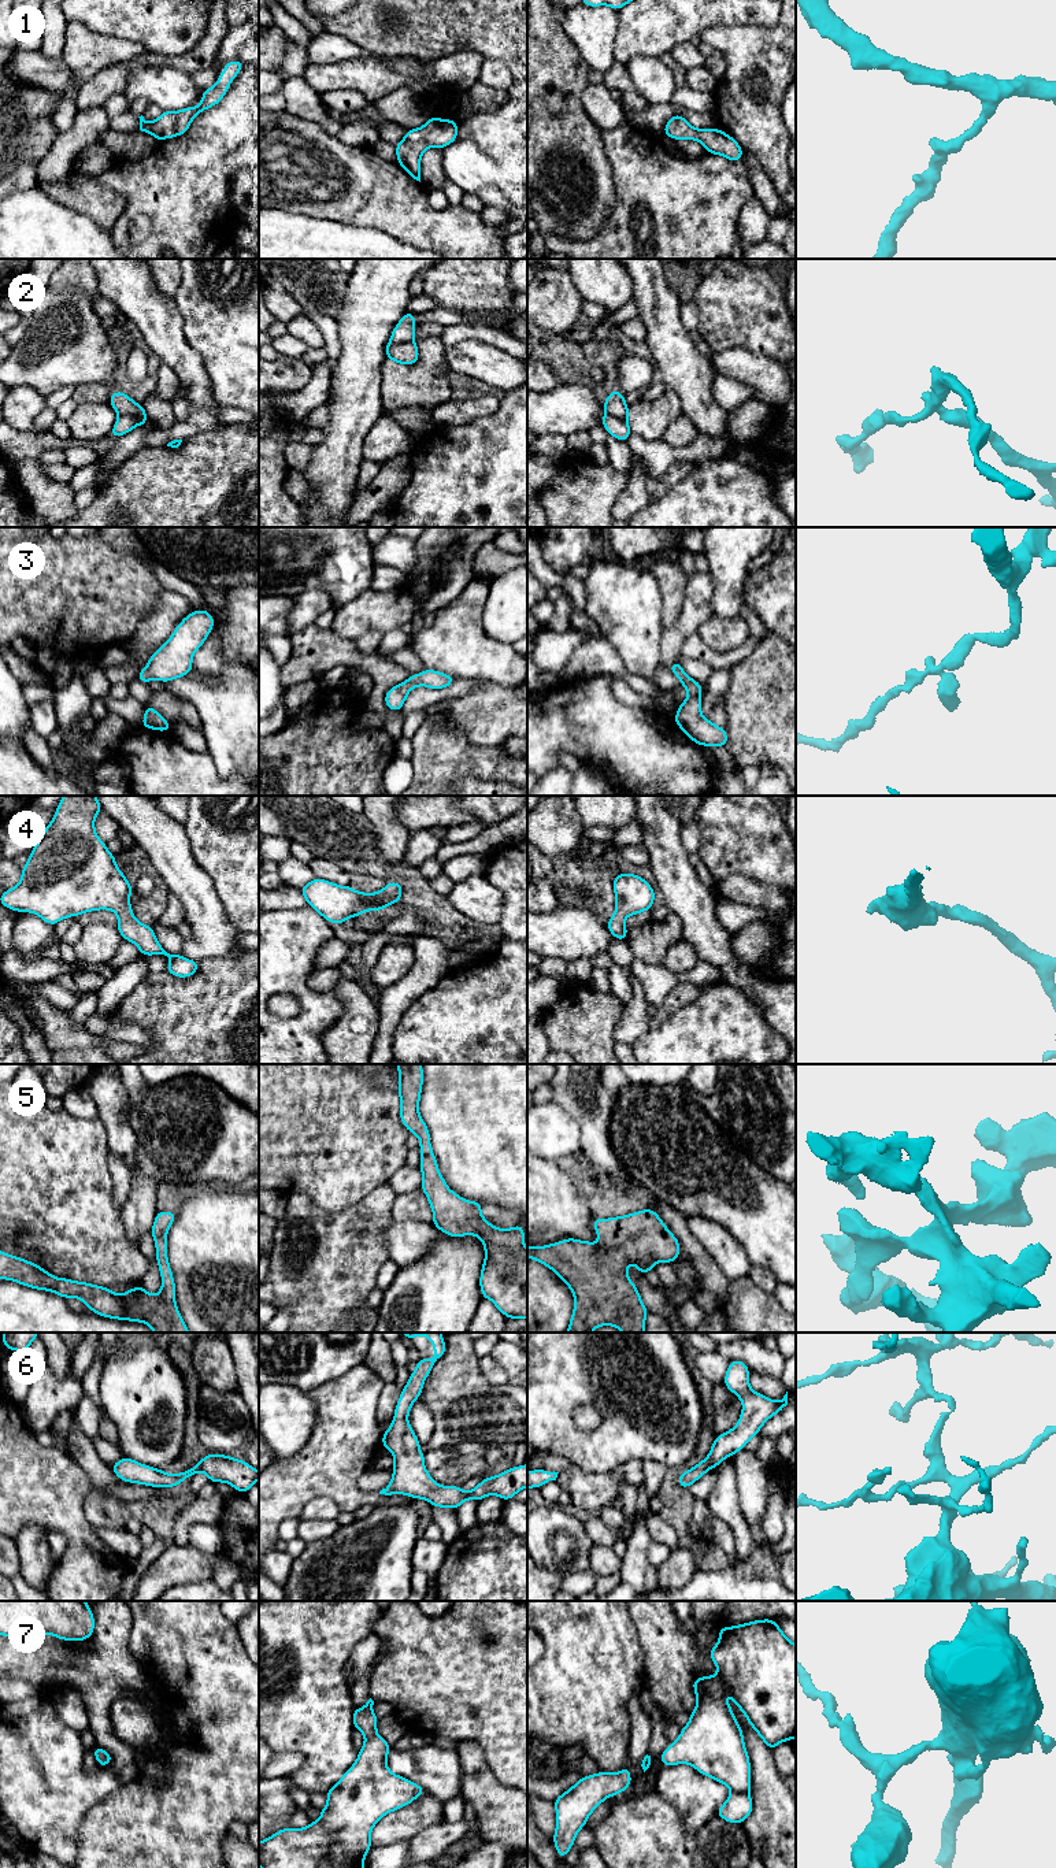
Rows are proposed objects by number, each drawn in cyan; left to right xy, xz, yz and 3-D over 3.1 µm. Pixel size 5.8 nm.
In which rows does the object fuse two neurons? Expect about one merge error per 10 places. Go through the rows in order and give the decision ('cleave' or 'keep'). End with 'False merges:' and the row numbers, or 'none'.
1: keep
2: cleave
3: keep
4: keep
5: keep
6: keep
7: keep
False merges: 2

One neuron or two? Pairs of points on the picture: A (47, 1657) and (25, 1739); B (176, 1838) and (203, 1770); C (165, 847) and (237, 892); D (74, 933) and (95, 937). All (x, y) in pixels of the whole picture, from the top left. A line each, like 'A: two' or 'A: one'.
A: two
B: one
C: two
D: two

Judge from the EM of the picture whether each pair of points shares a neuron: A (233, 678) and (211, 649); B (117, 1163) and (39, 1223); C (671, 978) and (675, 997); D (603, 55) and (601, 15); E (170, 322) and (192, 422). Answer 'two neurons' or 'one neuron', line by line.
A: two neurons
B: two neurons
C: two neurons
D: one neuron
E: one neuron

